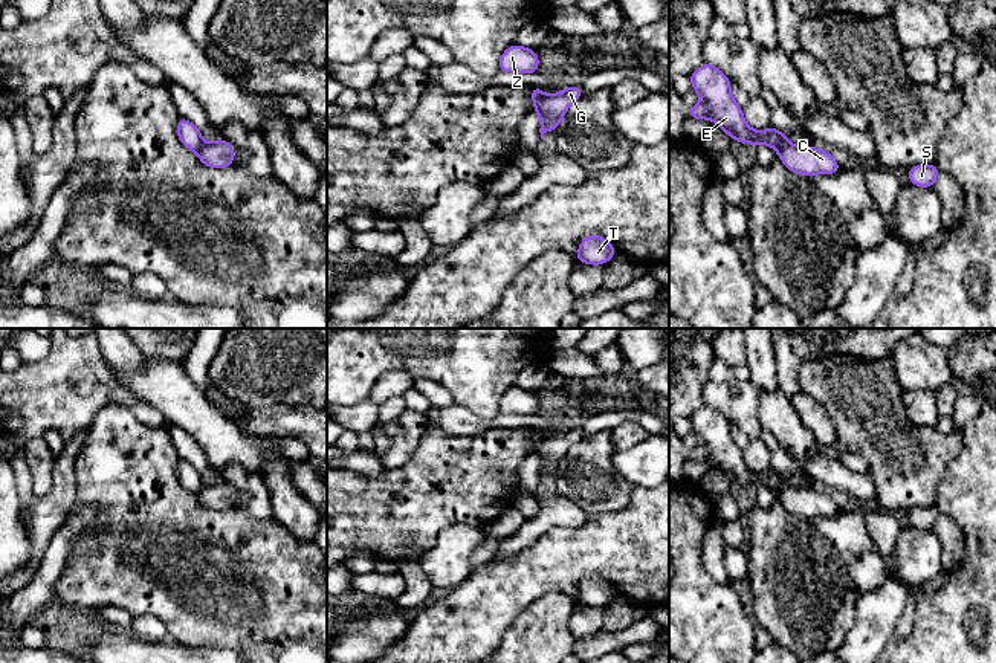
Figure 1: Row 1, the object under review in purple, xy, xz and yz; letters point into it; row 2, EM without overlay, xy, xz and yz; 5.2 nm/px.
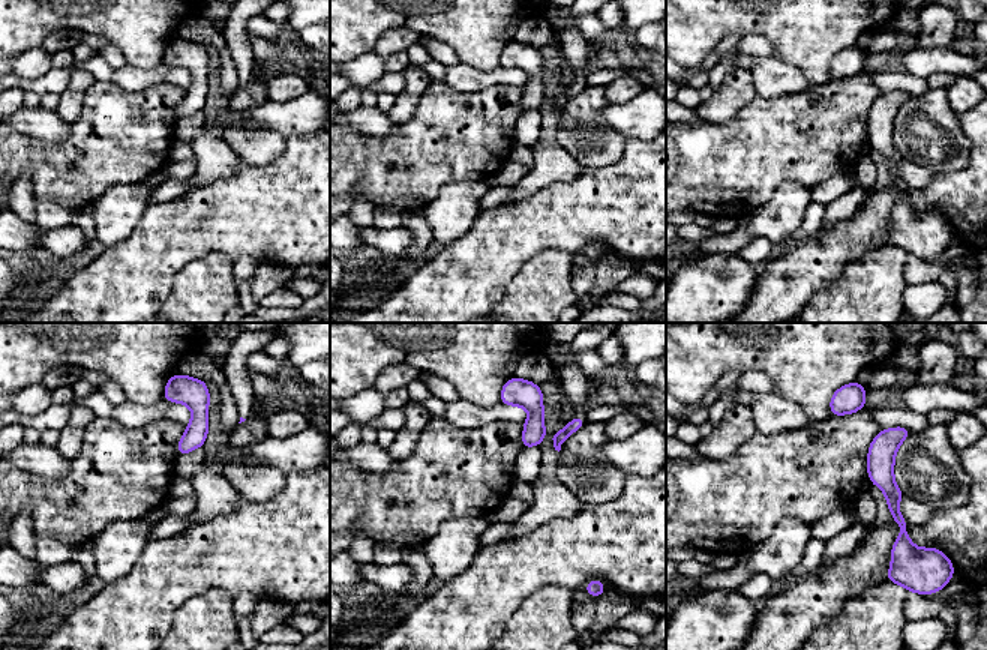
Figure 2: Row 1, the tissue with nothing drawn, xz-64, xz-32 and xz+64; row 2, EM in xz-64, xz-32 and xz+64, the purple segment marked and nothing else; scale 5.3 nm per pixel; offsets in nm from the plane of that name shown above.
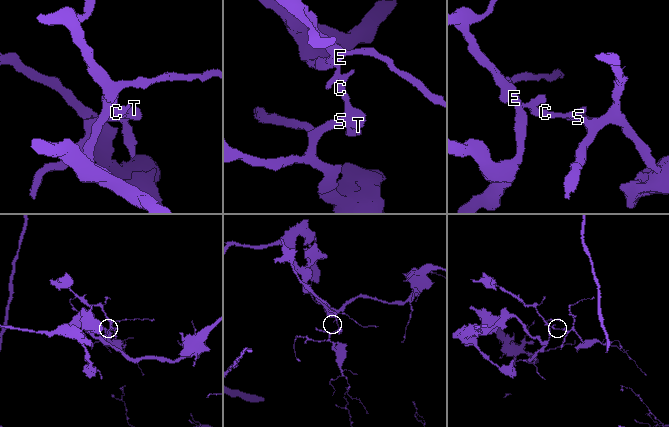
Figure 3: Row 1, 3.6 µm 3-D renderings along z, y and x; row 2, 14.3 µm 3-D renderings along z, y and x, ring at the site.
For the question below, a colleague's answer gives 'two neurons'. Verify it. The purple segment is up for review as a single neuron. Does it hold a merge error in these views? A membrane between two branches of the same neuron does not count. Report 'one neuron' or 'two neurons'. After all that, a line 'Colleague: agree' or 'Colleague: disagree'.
two neurons
Colleague: agree

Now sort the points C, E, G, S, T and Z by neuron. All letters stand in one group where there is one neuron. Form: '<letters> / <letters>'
C G S T / E Z

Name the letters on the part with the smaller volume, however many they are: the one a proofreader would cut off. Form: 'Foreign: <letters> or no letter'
Foreign: C, G, S, T

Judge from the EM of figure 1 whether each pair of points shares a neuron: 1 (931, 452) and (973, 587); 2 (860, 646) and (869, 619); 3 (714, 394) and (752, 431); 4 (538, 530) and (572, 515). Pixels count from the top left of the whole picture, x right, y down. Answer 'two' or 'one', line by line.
1: two
2: one
3: one
4: one

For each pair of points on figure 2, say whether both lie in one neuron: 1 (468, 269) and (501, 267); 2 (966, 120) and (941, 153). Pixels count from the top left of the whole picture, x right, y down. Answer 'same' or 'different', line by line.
1: same
2: different

